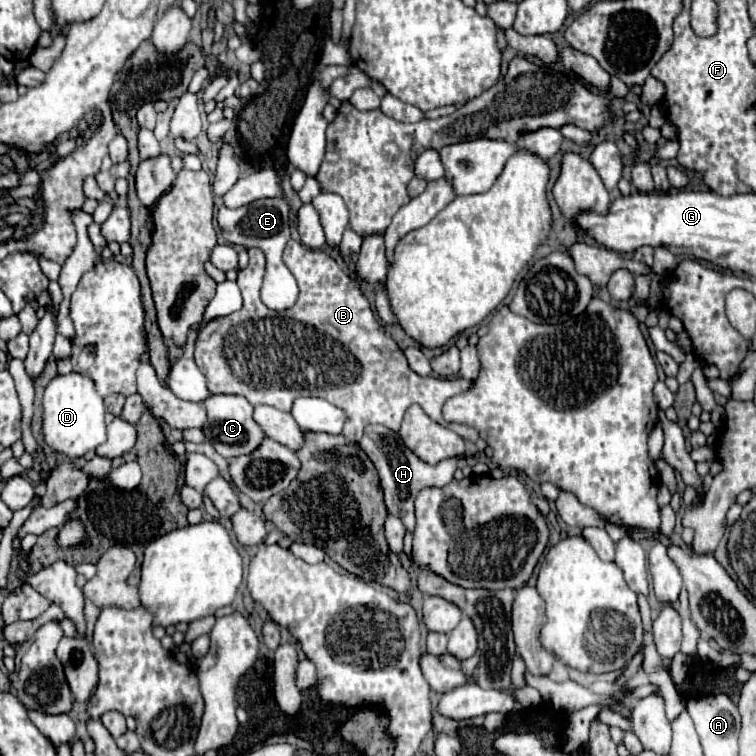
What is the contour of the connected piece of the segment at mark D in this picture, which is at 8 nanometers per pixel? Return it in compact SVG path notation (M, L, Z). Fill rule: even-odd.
M76 371L68 375L56 375L44 391L44 441L58 453L68 455L68 459L78 459L86 455L90 449L96 449L104 443L104 415L104 399L96 391L96 385L90 377Z

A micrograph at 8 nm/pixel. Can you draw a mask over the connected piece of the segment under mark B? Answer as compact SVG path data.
M290 239L286 243L284 265L292 271L292 275L298 281L300 293L304 295L304 317L276 317L274 311L264 307L264 303L260 301L260 285L262 285L262 277L266 271L266 257L256 247L248 249L248 255L250 255L250 263L248 263L248 267L238 269L238 281L236 281L242 291L242 297L244 297L242 309L228 315L228 317L212 319L200 331L198 341L196 341L194 361L200 367L200 371L204 371L206 379L208 379L208 389L212 393L242 395L254 407L270 405L280 411L290 411L292 399L296 399L300 395L322 397L346 413L346 423L344 423L342 435L350 443L358 443L364 427L370 423L380 423L392 431L398 431L406 409L416 403L436 423L456 431L460 437L464 437L468 441L478 441L480 435L474 427L468 427L462 423L448 423L442 417L442 407L444 407L446 399L468 391L470 381L466 381L462 377L438 379L438 377L416 375L408 367L404 353L390 339L390 335L384 331L384 325L374 317L370 303L360 289L360 283L356 279L348 277L330 255L326 255L320 249L310 249L294 239Z

